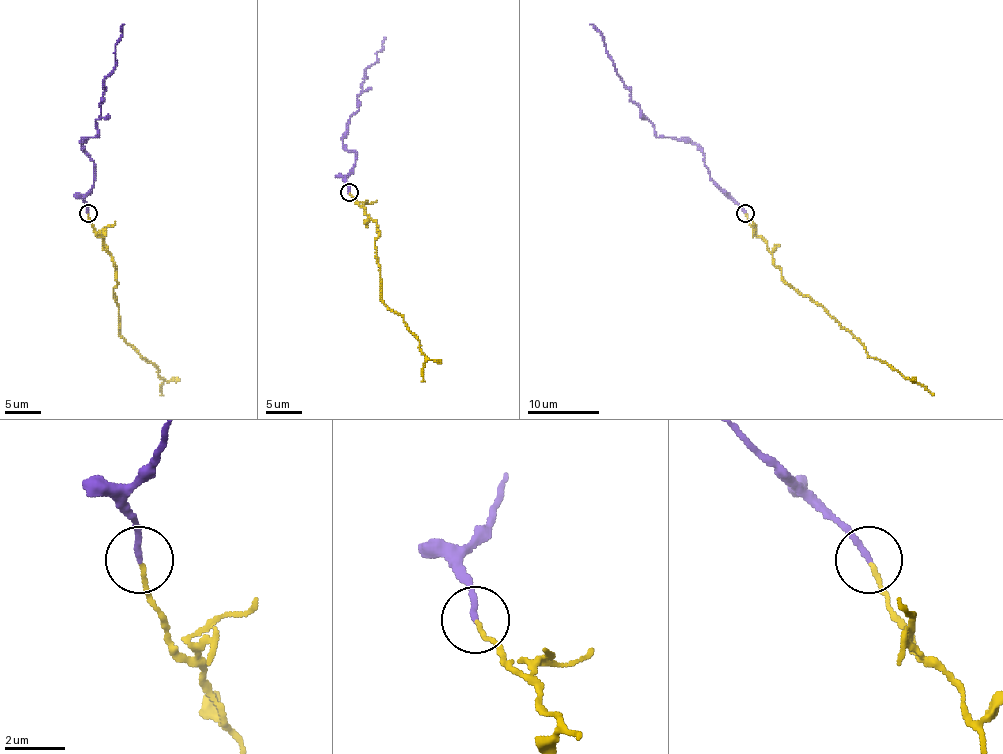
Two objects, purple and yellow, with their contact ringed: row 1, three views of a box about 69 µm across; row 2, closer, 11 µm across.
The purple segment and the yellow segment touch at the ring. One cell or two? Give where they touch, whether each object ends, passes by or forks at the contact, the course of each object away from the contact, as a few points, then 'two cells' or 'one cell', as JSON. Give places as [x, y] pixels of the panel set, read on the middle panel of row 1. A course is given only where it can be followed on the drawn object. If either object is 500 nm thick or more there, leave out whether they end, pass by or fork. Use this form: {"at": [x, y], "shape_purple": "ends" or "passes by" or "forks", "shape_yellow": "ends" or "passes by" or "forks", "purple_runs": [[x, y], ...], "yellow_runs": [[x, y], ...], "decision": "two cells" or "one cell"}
{"at": [349, 192], "shape_purple": "ends", "shape_yellow": "ends", "purple_runs": [[350, 193], [346, 175], [355, 152], [342, 143], [348, 119], [358, 109], [366, 69], [376, 62], [385, 37]], "yellow_runs": [[350, 193], [373, 220], [378, 232], [375, 243], [380, 299], [403, 318], [419, 342], [425, 363], [421, 381]], "decision": "two cells"}

